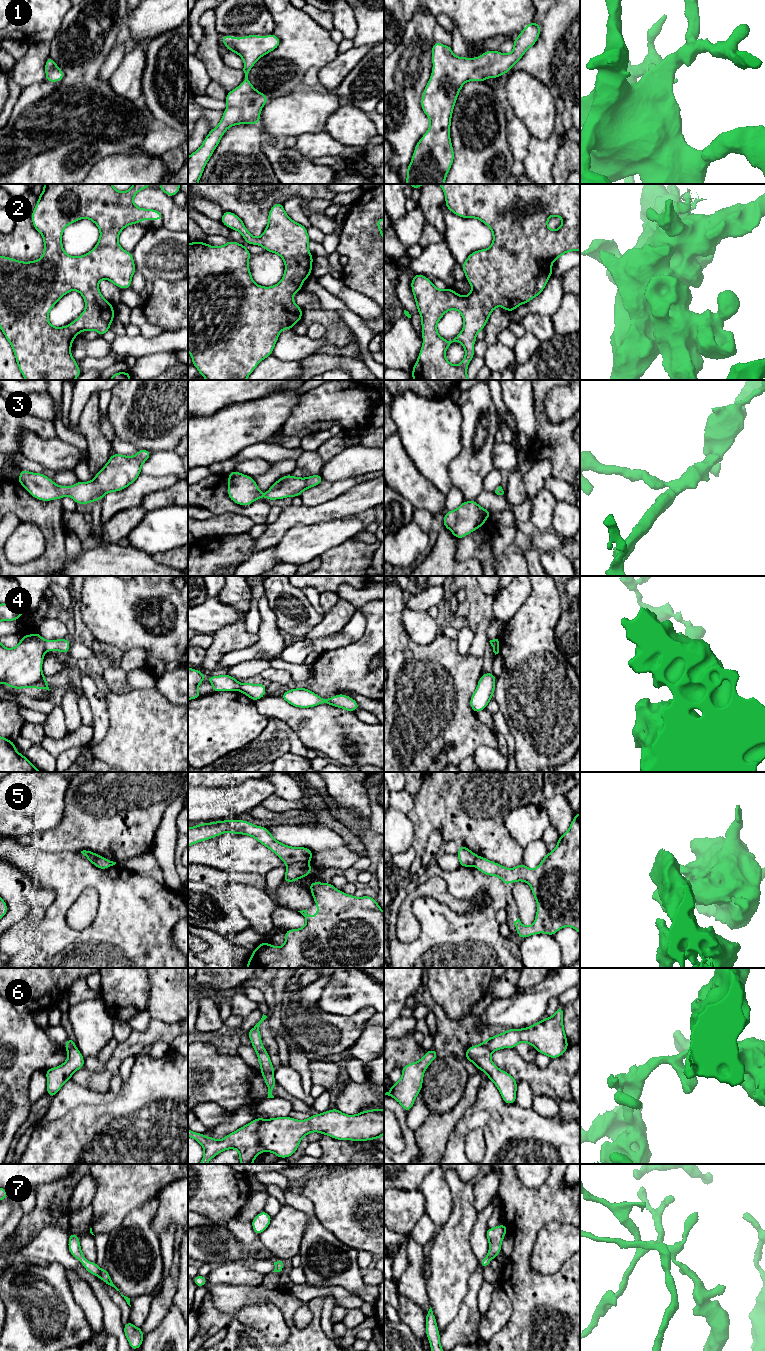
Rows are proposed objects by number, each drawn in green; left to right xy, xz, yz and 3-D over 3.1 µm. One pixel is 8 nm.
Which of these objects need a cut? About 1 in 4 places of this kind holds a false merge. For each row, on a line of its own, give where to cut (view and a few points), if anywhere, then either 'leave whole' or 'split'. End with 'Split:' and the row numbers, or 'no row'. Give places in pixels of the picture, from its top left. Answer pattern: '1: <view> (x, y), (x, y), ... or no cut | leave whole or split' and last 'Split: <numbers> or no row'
1: no cut | leave whole
2: no cut | leave whole
3: no cut | leave whole
4: xy (45, 640), (44, 647), (46, 650) | split
5: xz (307, 862), (297, 862), (287, 866) | split
6: xz (261, 1071), (272, 1074) | split
7: no cut | leave whole
Split: 4, 5, 6

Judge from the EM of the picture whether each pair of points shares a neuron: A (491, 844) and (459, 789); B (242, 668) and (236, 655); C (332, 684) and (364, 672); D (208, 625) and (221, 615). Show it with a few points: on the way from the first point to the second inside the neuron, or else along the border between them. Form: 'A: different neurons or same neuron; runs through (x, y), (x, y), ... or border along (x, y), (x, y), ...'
A: same neuron; runs through (482, 830), (468, 803)
B: different neurons; border along (262, 659), (245, 660), (230, 668)
C: same neuron; runs through (340, 676), (344, 672), (356, 672)
D: same neuron; runs through (211, 622), (218, 615)

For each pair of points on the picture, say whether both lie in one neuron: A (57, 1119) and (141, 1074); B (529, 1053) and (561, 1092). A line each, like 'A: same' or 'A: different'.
A: same
B: different

